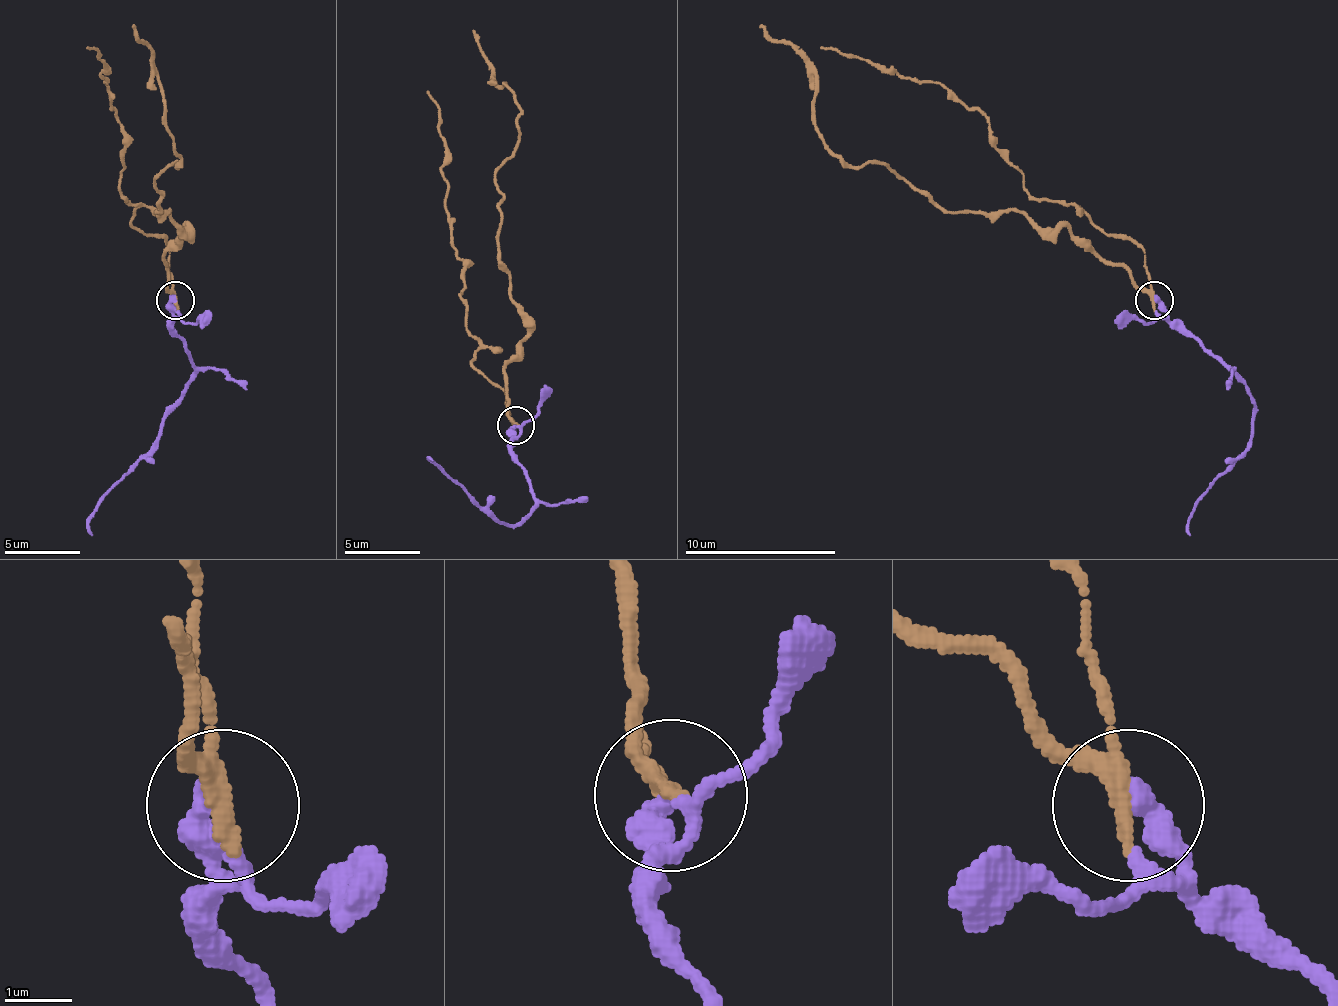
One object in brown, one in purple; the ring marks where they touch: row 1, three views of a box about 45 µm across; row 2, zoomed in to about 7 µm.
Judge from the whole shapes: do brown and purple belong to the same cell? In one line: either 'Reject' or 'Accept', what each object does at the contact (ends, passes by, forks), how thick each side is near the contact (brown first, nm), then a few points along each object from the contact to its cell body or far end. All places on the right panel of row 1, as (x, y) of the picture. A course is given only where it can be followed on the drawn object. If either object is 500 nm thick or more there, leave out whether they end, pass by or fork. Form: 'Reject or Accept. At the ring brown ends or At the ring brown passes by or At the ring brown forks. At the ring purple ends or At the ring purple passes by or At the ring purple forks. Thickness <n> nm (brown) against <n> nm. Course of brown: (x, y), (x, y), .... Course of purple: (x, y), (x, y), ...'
Accept. At the ring brown passes by. At the ring purple ends. Thickness 240 nm (brown) against 400 nm. Course of brown: (1153, 299), (1062, 224), (952, 212), (884, 163), (850, 167), (816, 125), (808, 64), (759, 26). Course of purple: (1153, 299), (1237, 379), (1256, 406), (1252, 444), (1202, 497), (1187, 523), (1191, 535)

